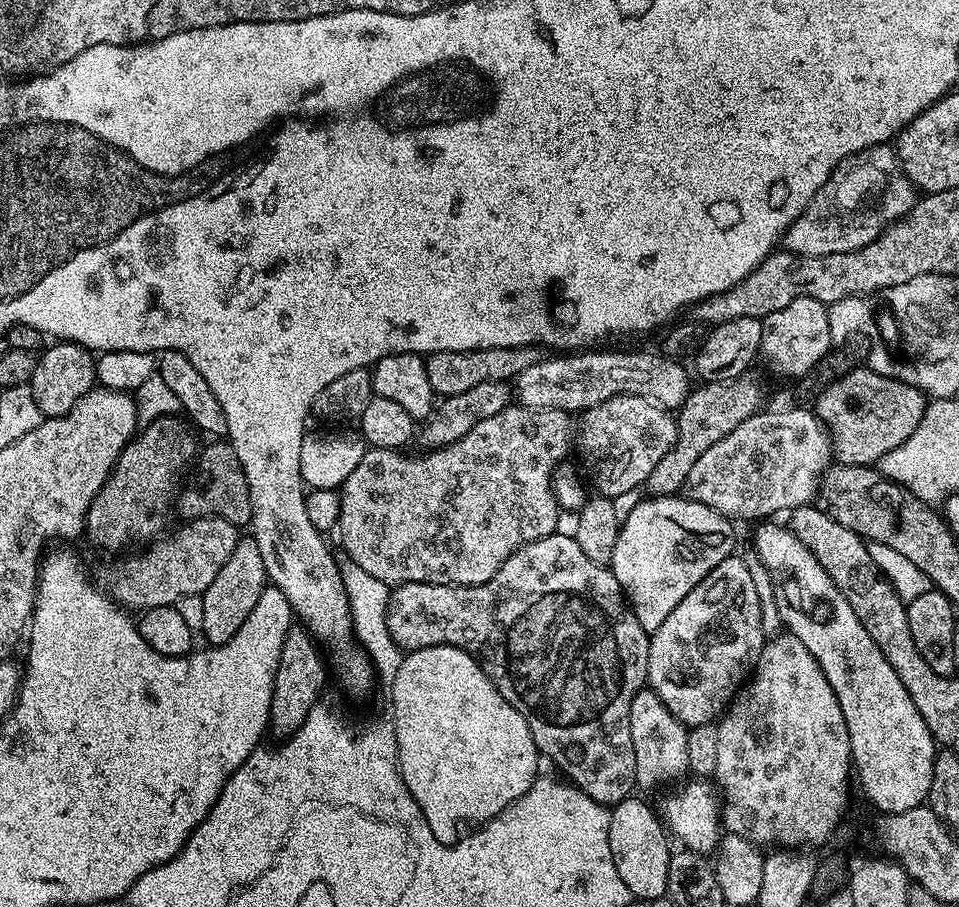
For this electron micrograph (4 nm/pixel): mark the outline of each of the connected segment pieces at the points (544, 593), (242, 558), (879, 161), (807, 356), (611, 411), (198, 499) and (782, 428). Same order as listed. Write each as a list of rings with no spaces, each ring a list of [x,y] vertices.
[[[553,534],[524,544],[514,555],[506,558],[502,570],[498,570],[498,574],[494,574],[490,582],[473,588],[453,588],[450,584],[402,584],[393,587],[388,597],[388,629],[398,647],[408,652],[443,644],[469,652],[480,663],[485,674],[492,680],[492,685],[502,694],[502,698],[506,698],[506,702],[510,702],[510,706],[514,706],[514,710],[518,710],[518,714],[526,718],[530,726],[530,734],[536,743],[536,750],[541,757],[545,761],[553,760],[557,764],[555,767],[594,802],[611,806],[633,795],[635,788],[632,787],[635,786],[636,779],[638,780],[638,773],[634,742],[630,742],[628,719],[630,718],[630,702],[634,702],[634,694],[641,692],[648,679],[650,634],[642,630],[642,626],[638,626],[638,618],[634,618],[632,609],[624,599],[624,593],[621,592],[611,567],[598,562],[590,562],[590,558],[582,554],[582,546],[578,546],[575,536]]]
[[[251,538],[237,539],[234,554],[226,558],[226,566],[218,570],[218,578],[210,582],[202,596],[202,626],[199,631],[208,639],[209,645],[215,646],[230,642],[246,618],[250,618],[250,610],[258,606],[258,598],[264,593],[269,583],[266,566],[262,562],[262,554],[258,554],[258,546]]]
[[[888,146],[867,148],[857,156],[850,156],[838,165],[831,178],[814,194],[814,198],[802,210],[802,214],[786,230],[783,247],[796,256],[825,256],[826,254],[846,254],[877,240],[885,230],[898,220],[903,220],[916,205],[918,189],[910,182],[902,170],[895,151]]]
[[[799,296],[790,306],[782,306],[782,310],[774,310],[774,314],[763,317],[760,351],[763,359],[772,363],[773,370],[784,376],[804,376],[833,344],[833,317],[825,304],[814,298]]]
[[[621,394],[610,398],[606,402],[599,404],[597,408],[589,408],[583,413],[582,420],[584,425],[578,428],[578,448],[584,451],[584,456],[588,459],[588,468],[592,471],[592,484],[596,487],[595,491],[601,496],[609,498],[626,494],[635,493],[638,486],[647,485],[650,478],[650,470],[662,462],[666,450],[676,437],[676,421],[671,411],[665,410],[659,404],[646,400],[641,396],[629,396]]]
[[[212,442],[209,443],[212,444],[209,446],[208,449],[201,451],[198,456],[198,465],[200,464],[200,469],[197,470],[196,472],[196,481],[193,482],[192,485],[189,486],[188,489],[185,487],[182,492],[182,500],[184,496],[184,512],[185,512],[185,517],[188,518],[199,518],[202,516],[221,516],[223,520],[226,522],[230,522],[231,524],[235,524],[237,526],[248,526],[251,525],[252,523],[252,502],[250,500],[250,486],[246,482],[246,474],[242,470],[242,462],[238,462],[238,454],[234,449],[232,449],[231,443],[228,442]]]
[[[789,406],[785,412],[768,412],[761,410],[738,426],[738,430],[730,430],[722,442],[714,442],[686,478],[683,491],[687,499],[697,500],[710,506],[723,516],[758,516],[768,518],[771,512],[791,513],[794,508],[811,505],[817,499],[822,488],[822,481],[834,460],[832,442],[827,428],[821,424],[815,411],[807,407]]]

